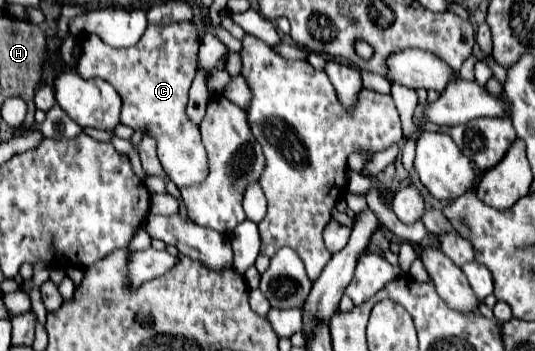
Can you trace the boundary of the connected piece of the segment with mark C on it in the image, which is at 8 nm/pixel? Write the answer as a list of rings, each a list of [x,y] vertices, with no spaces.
[[[188,21],[164,27],[148,25],[140,41],[128,49],[114,49],[100,37],[86,35],[82,41],[82,57],[76,67],[84,79],[100,77],[120,93],[120,123],[134,131],[144,129],[156,139],[158,159],[166,175],[180,189],[202,183],[208,175],[208,159],[200,141],[198,125],[194,125],[184,111],[188,103],[188,89],[196,75],[198,47],[198,29]]]

